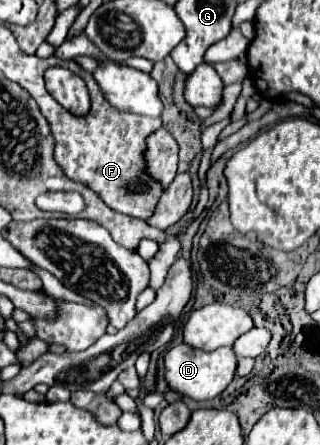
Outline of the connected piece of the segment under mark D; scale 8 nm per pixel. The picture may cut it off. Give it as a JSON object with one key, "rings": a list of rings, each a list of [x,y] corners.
{"rings":[[[179,344],[179,346],[173,346],[165,354],[165,380],[175,392],[189,396],[193,400],[211,400],[217,394],[221,394],[231,384],[235,370],[237,370],[237,358],[235,358],[233,348],[203,352],[187,344]]]}

